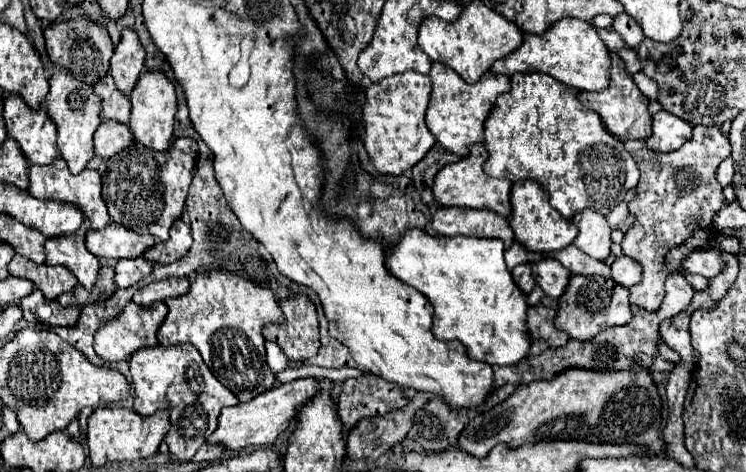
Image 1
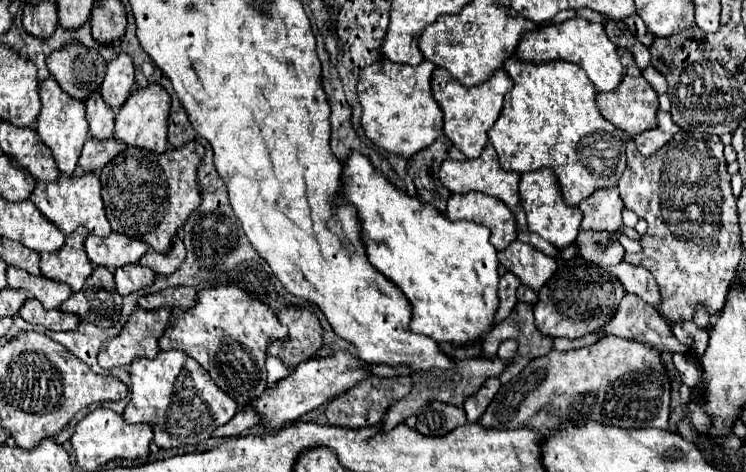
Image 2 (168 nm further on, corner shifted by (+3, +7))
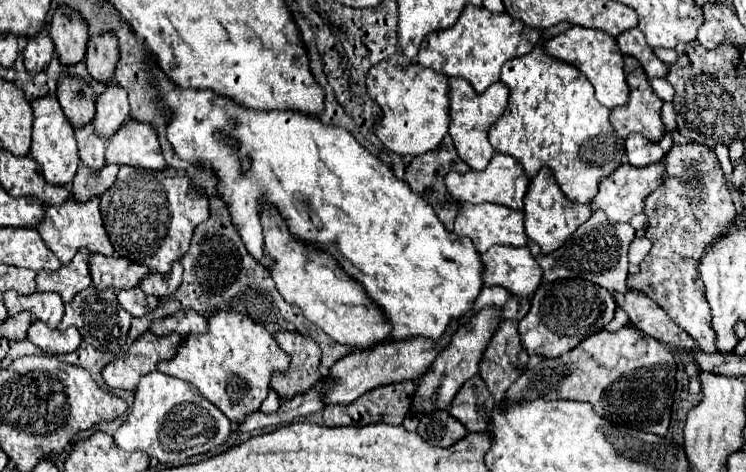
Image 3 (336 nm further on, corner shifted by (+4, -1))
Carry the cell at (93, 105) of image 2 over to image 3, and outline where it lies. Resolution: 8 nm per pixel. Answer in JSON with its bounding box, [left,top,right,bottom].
[75,124,105,170]

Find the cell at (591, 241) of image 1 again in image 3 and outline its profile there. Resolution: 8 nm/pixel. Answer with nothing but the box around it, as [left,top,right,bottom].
[591,162,663,224]

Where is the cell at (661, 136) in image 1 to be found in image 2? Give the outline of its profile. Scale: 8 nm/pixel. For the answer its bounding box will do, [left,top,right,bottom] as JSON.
[634,112,680,156]

